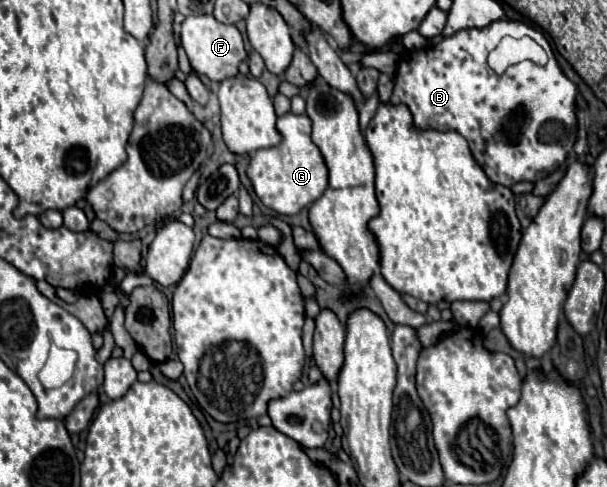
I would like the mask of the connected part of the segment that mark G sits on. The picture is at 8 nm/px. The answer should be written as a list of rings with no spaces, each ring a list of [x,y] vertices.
[[[281,115],[277,119],[277,131],[281,133],[281,143],[273,149],[255,151],[247,167],[247,177],[265,207],[281,215],[297,215],[327,189],[327,169],[317,145],[311,141],[311,125],[307,115]]]

